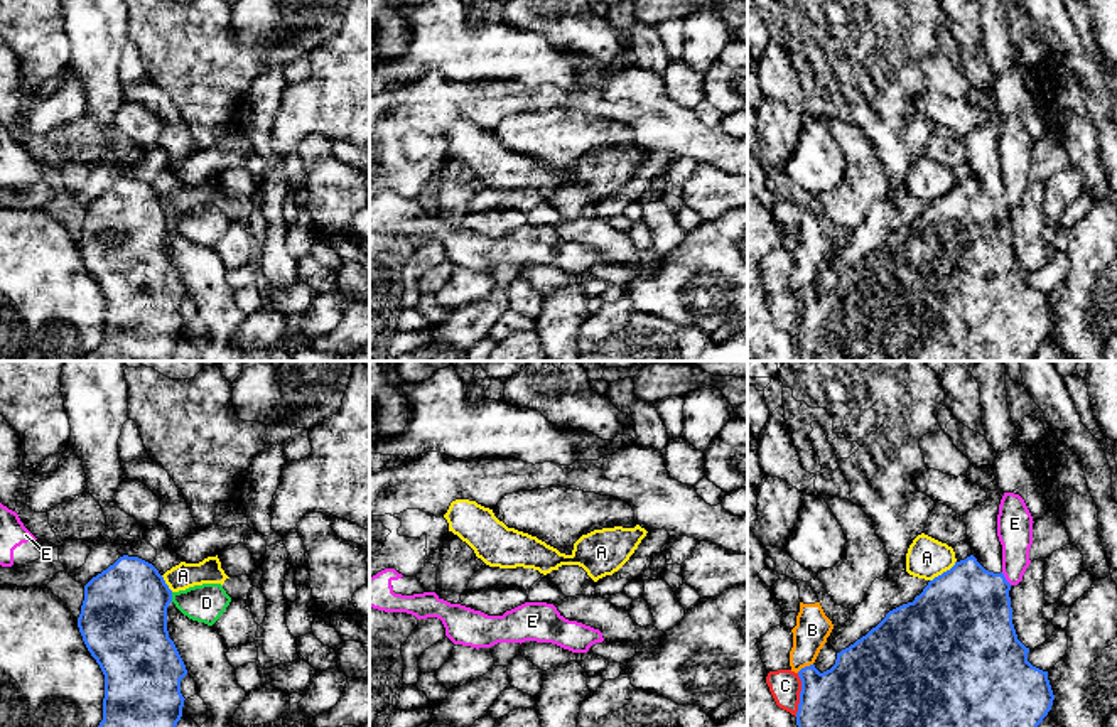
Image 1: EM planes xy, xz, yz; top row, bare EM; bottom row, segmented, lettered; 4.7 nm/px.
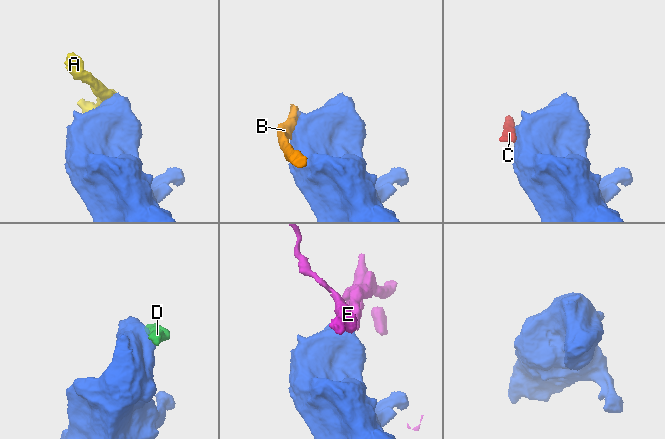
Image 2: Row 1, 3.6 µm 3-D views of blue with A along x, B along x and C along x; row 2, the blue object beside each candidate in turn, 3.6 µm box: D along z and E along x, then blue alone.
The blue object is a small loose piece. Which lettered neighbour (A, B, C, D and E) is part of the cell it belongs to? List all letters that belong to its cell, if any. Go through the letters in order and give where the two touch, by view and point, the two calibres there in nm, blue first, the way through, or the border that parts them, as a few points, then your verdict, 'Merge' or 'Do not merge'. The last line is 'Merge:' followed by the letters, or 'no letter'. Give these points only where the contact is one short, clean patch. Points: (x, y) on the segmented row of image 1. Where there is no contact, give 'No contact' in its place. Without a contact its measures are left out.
A: Touches blue at yz (944, 572). Thickness 480 nm (blue) against 190 nm. Boundary: yz (955, 560), (930, 581). Do not merge
B: Touches blue at yz (805, 667). Thickness 300 nm (blue) against 160 nm. Boundary: yz (812, 663), (797, 672). Do not merge
C: Touches blue at yz (800, 695). Thickness 320 nm (blue) against 160 nm. Boundary: yz (798, 673), (800, 702), (795, 716). Do not merge
D: Touches blue at xy (171, 597). Thickness 420 nm (blue) against 180 nm. Boundary: xy (171, 592), (172, 601). Do not merge
E: Touches blue at yz (1004, 579). Thickness 440 nm (blue) against 180 nm. Boundary: yz (1001, 572), (1011, 584). Do not merge
Merge: no letter

